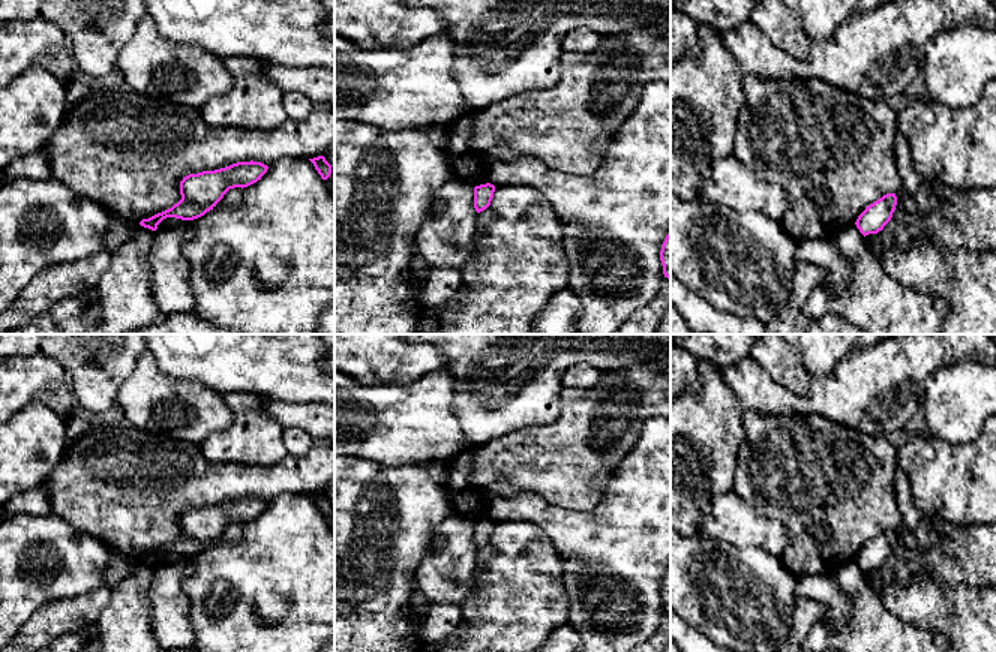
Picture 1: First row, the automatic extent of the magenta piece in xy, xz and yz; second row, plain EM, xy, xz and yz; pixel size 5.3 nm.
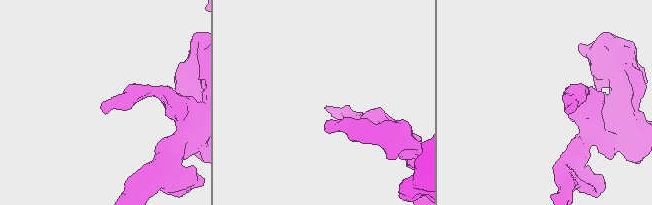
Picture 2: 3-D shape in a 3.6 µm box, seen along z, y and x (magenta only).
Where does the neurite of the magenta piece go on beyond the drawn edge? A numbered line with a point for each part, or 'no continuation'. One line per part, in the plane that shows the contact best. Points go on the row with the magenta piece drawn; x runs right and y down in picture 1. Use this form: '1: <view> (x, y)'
no continuation

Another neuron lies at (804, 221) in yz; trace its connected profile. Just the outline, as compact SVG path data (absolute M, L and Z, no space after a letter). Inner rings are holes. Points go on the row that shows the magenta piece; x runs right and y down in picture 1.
M744 73L744 106L732 154L768 183L782 186L789 199L783 229L795 240L826 238L832 241L874 201L896 193L902 178L896 165L897 114L884 102L848 93L818 78L765 79Z

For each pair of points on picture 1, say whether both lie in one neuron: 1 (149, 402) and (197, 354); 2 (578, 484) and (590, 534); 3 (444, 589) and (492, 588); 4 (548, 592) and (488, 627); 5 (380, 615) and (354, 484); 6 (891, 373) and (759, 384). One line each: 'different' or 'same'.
1: different
2: different
3: different
4: same
5: same
6: same

